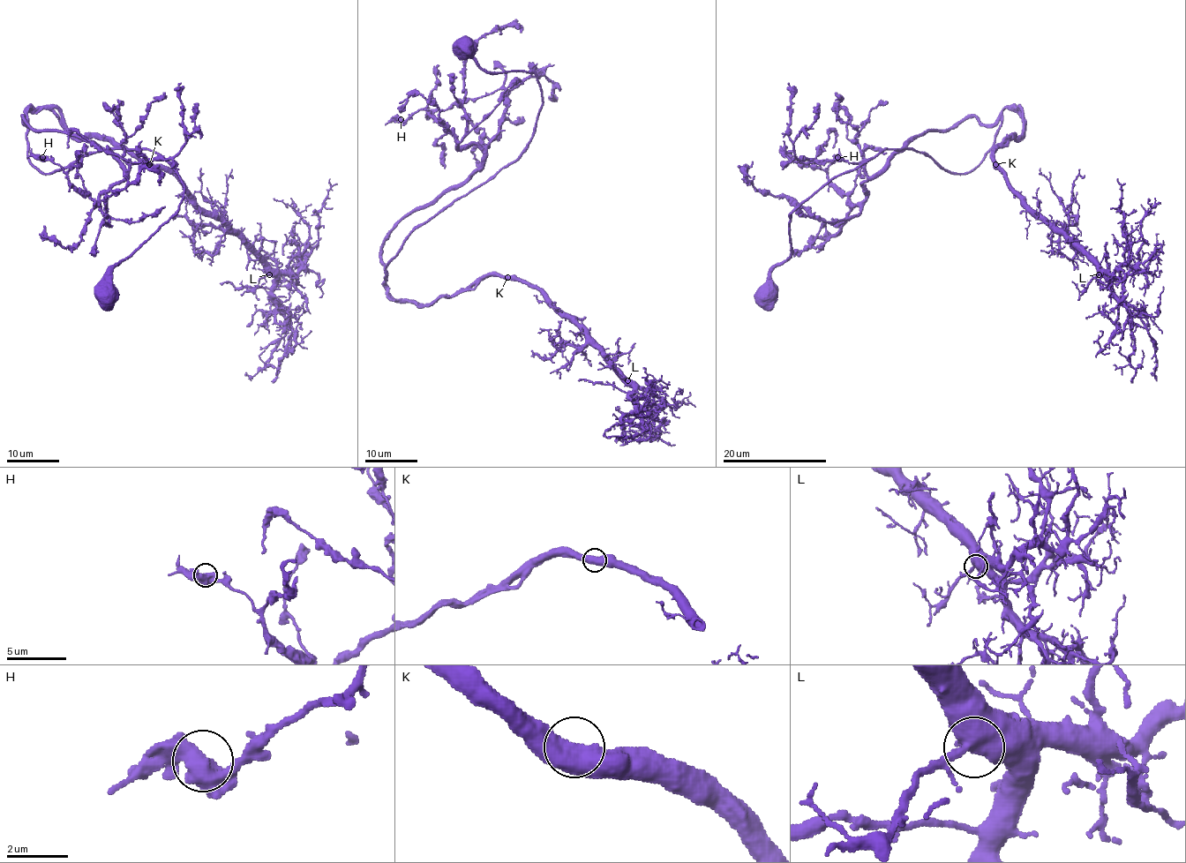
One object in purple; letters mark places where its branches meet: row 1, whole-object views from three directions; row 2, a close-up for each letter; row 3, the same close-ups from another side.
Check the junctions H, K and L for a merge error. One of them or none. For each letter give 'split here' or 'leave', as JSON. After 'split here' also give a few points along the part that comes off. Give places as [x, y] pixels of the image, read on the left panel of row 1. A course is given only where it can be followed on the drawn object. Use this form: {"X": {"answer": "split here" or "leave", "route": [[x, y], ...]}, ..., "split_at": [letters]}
{"H": {"answer": "leave"}, "K": {"answer": "leave"}, "L": {"answer": "leave"}, "split_at": []}

